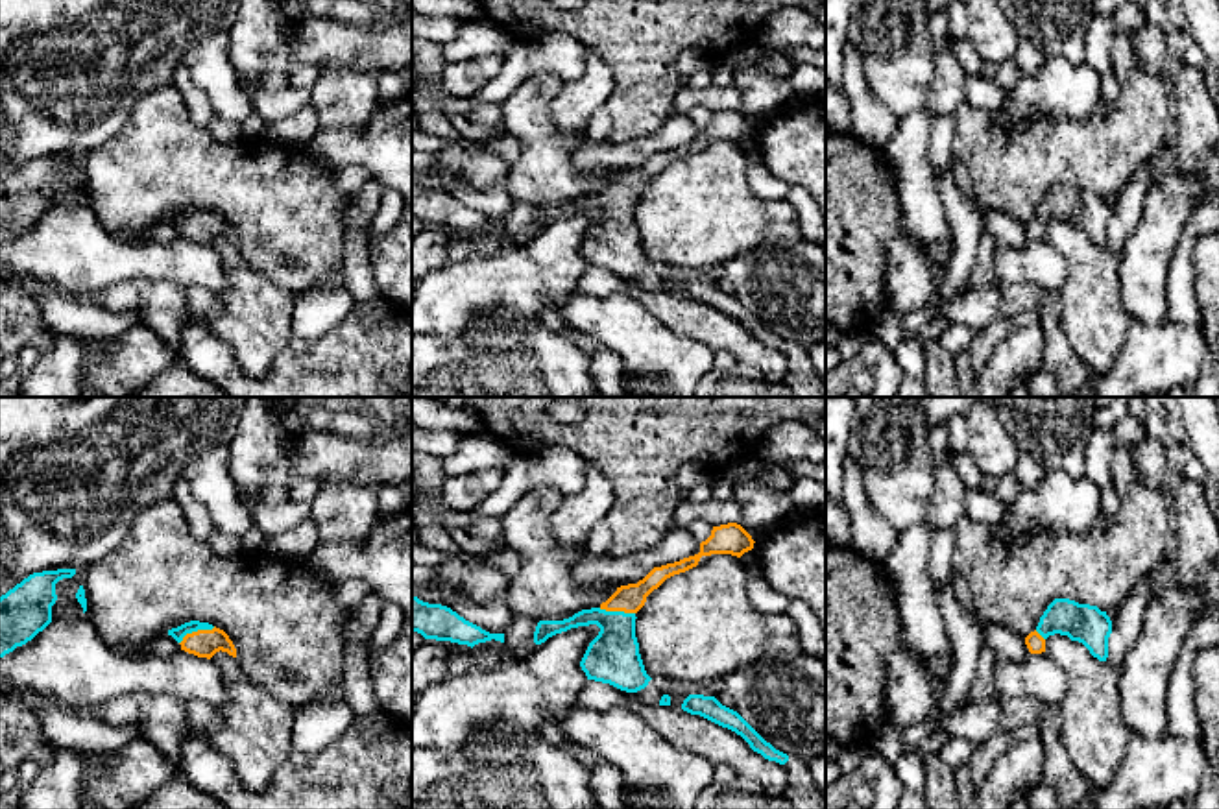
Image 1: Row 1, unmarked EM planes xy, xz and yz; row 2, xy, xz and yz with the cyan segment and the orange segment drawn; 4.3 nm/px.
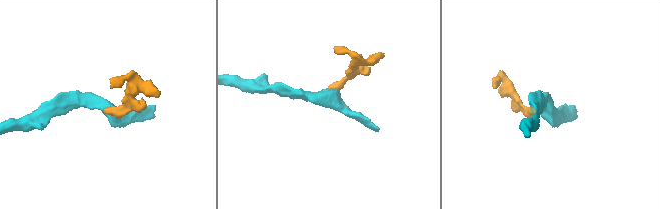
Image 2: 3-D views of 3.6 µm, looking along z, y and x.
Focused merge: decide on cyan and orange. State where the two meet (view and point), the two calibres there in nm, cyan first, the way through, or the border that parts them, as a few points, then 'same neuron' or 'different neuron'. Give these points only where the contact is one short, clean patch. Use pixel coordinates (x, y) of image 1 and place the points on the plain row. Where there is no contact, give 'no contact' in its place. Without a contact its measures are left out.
contact xy (196, 217); calibres 60 and 130 nm; way xy (180, 218), (196, 217), (204, 229); same neuron

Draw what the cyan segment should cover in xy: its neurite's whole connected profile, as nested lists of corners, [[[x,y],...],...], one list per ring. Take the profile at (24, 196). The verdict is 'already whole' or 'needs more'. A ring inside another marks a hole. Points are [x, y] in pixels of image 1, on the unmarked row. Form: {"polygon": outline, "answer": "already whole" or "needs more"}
{"polygon": [[[76,155],[33,159],[0,183],[0,244],[31,227],[52,209],[55,170]]], "answer": "already whole"}

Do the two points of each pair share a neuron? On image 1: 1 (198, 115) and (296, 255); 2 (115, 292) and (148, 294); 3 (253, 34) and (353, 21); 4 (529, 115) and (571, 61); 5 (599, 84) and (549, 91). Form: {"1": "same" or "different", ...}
{"1": "different", "2": "same", "3": "same", "4": "different", "5": "different"}

